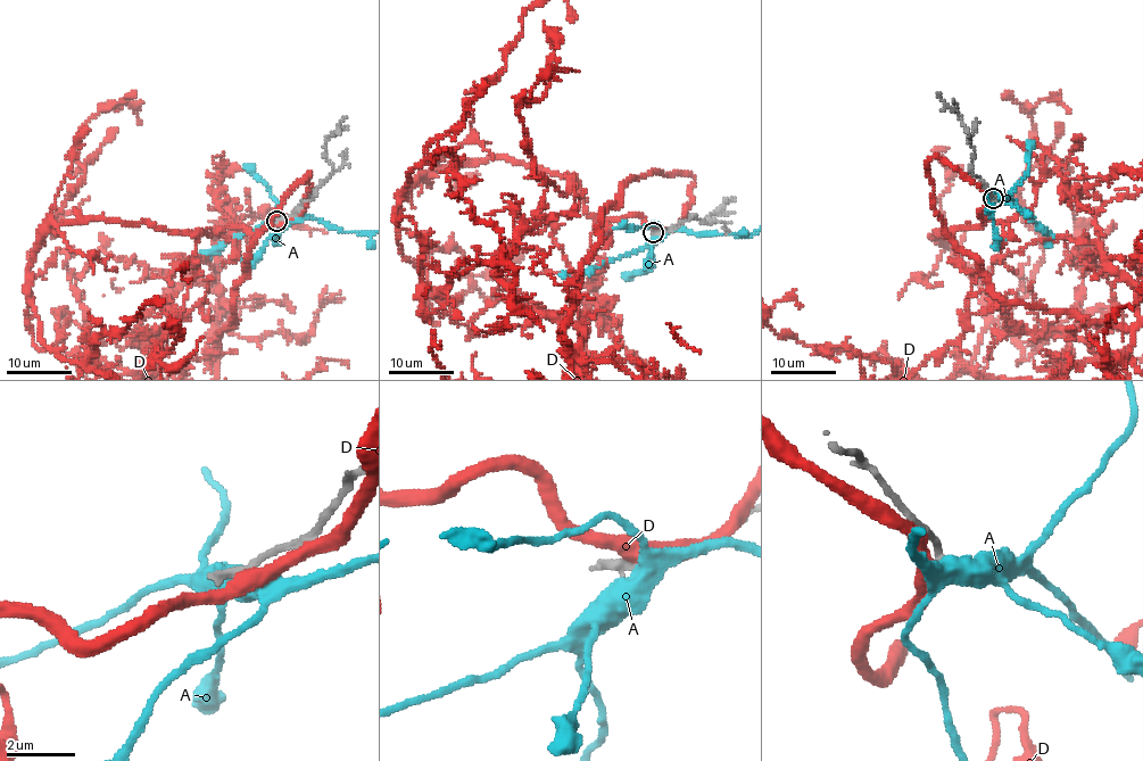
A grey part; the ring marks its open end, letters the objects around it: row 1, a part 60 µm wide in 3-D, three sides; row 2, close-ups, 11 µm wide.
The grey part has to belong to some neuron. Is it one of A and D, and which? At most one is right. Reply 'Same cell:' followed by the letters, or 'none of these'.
Same cell: none of these

